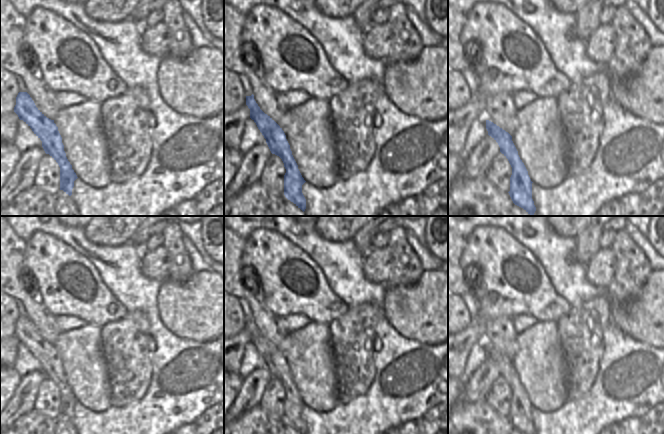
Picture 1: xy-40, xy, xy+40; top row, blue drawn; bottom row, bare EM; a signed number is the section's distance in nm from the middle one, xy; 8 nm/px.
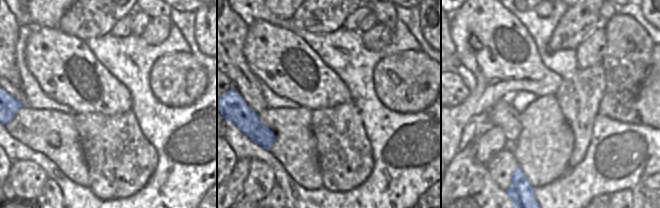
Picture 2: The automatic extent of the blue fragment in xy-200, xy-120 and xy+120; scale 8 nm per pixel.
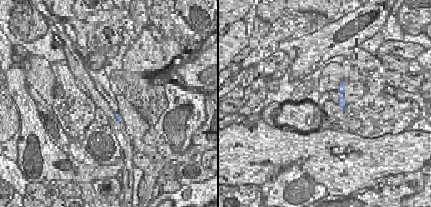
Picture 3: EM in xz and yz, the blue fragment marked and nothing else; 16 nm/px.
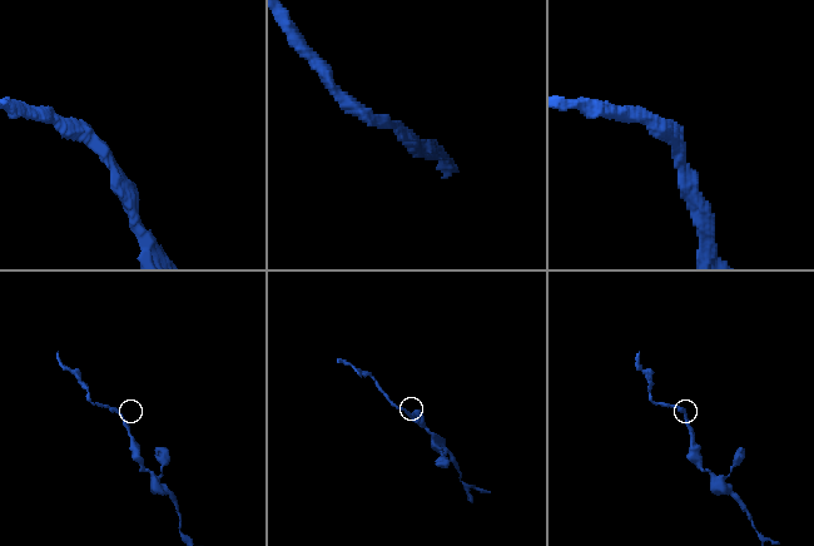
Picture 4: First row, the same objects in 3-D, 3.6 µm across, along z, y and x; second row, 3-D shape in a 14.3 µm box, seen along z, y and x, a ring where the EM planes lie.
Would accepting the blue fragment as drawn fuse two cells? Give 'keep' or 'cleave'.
keep

